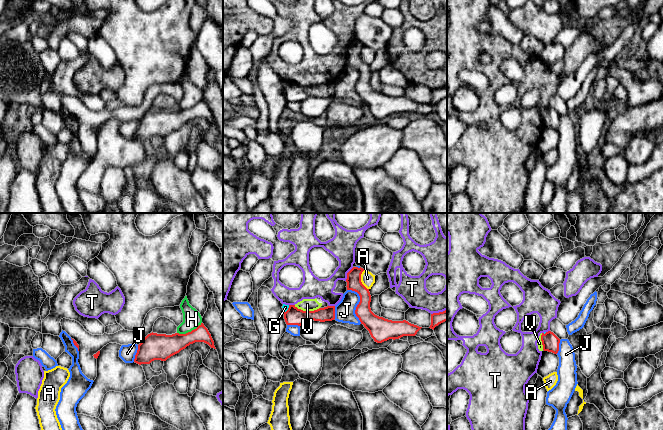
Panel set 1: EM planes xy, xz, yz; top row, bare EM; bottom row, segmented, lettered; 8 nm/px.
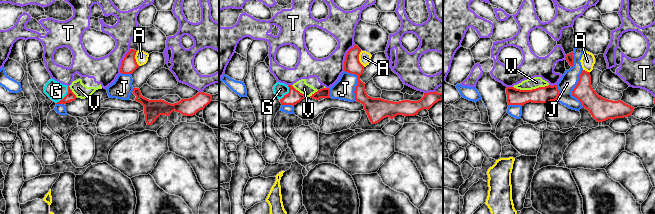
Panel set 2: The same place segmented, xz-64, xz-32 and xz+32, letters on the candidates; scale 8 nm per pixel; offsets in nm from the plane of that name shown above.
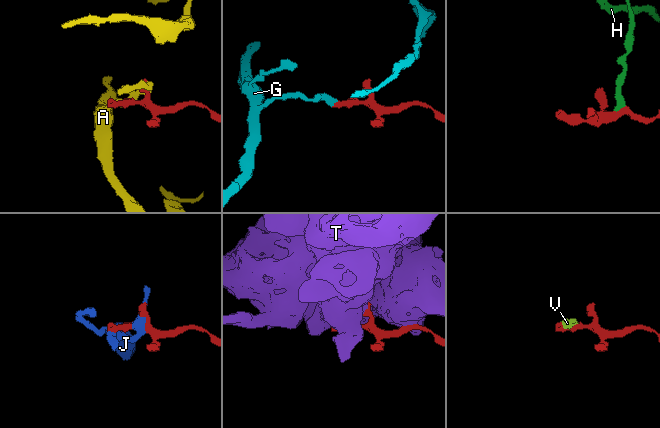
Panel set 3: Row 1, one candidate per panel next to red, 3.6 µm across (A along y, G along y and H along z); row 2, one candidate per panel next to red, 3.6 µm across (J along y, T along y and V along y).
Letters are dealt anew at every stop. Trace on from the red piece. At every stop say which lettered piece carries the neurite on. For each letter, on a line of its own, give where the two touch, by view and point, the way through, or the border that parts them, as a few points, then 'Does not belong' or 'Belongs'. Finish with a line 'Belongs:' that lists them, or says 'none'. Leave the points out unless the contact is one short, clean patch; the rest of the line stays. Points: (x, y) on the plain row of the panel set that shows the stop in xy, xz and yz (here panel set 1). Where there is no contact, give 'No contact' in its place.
A: Touches red at xz (360, 56). Boundary: xz (363, 46), (361, 58), (368, 65). Does not belong
G: Touches red at xz (288, 85). Path across: xz (293, 92), (288, 85), (285, 83). Belongs
H: Touches red at xy (189, 108). Boundary: xy (201, 98), (190, 107), (177, 109). Does not belong
J: Touches red at xz (359, 79). Does not belong
T: Touches red at xz (347, 50). Does not belong
V: Touches red at xz (307, 87). Boundary: xz (294, 81), (303, 86), (316, 86), (319, 84). Does not belong
Belongs: G

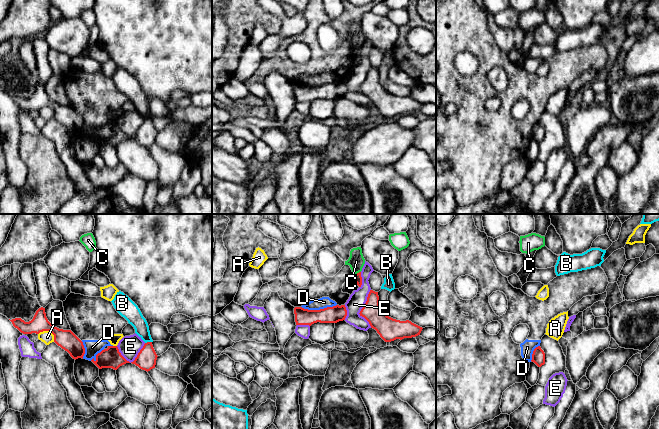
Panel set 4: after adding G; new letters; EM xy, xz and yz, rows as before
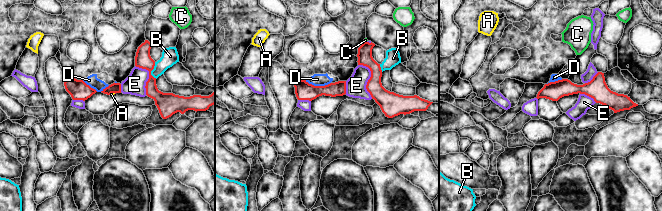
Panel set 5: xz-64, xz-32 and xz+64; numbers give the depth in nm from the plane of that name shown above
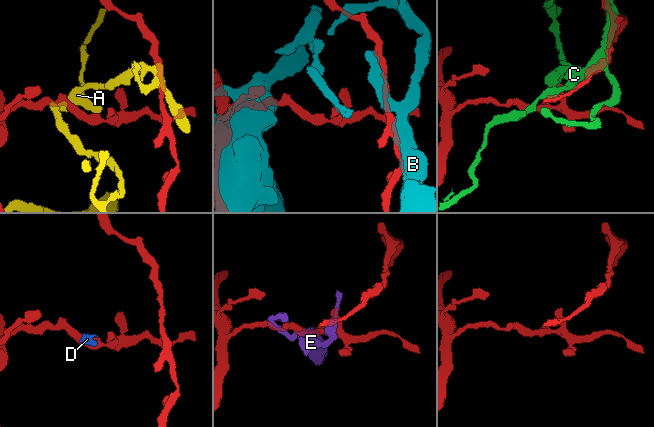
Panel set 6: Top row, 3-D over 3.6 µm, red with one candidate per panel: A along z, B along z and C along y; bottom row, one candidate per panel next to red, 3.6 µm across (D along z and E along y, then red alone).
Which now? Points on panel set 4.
A: Touches red at xy (49, 107). Does not belong
B: Touches red at xy (148, 118). Does not belong
C: Touches red at xz (357, 49). Does not belong
D: Touches red at xz (318, 86). Boundary: xz (336, 80), (319, 85), (304, 85), (301, 83). Does not belong
E: Touches red at xz (362, 84). Does not belong
Belongs: none

